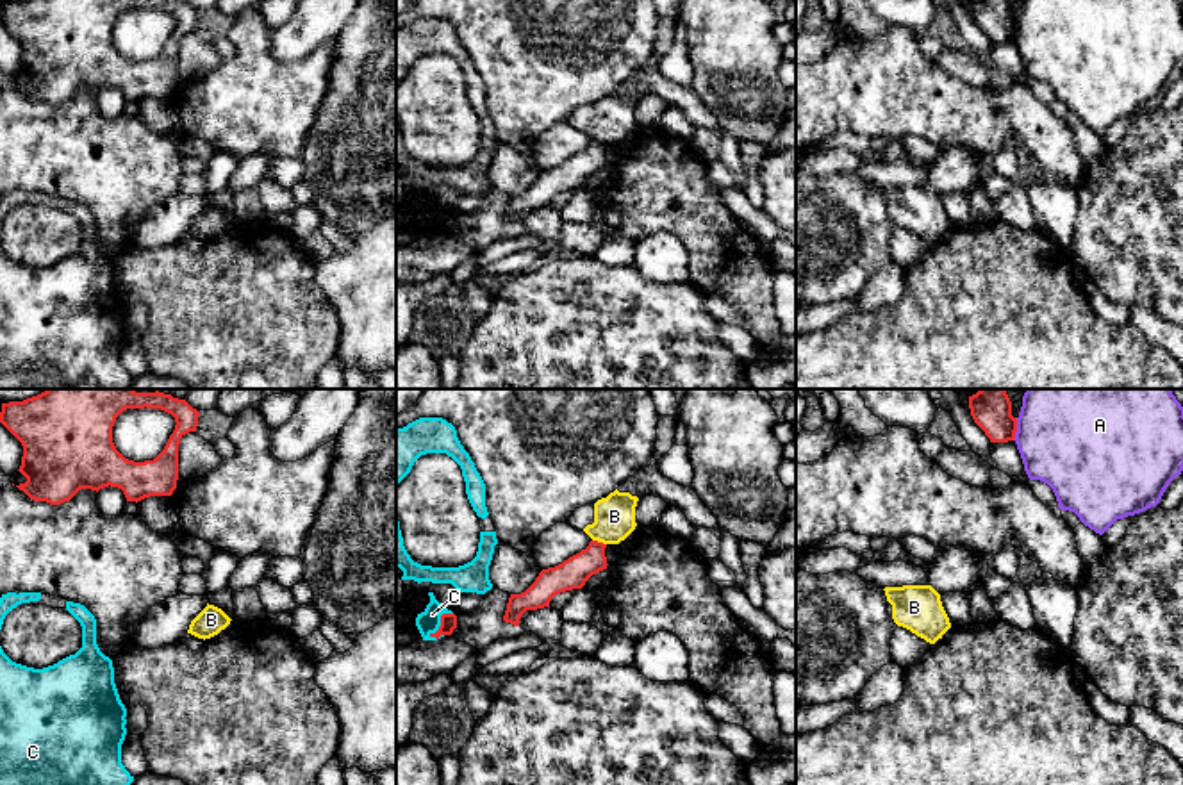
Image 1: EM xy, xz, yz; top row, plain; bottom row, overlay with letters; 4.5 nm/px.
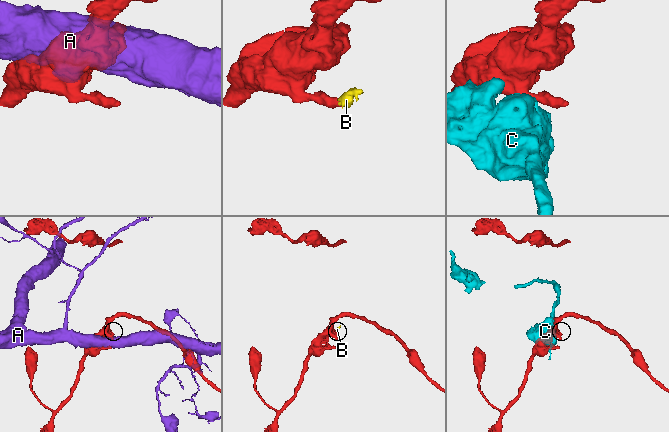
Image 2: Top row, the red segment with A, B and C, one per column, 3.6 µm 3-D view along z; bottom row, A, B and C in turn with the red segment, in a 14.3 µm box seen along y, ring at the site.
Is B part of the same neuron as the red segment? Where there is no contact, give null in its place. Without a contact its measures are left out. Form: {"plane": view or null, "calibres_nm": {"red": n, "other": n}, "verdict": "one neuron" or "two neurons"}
{"plane": "xz", "calibres_nm": {"red": 140, "other": 190}, "verdict": "two neurons"}

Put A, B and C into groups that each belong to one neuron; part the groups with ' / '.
A / B / C

